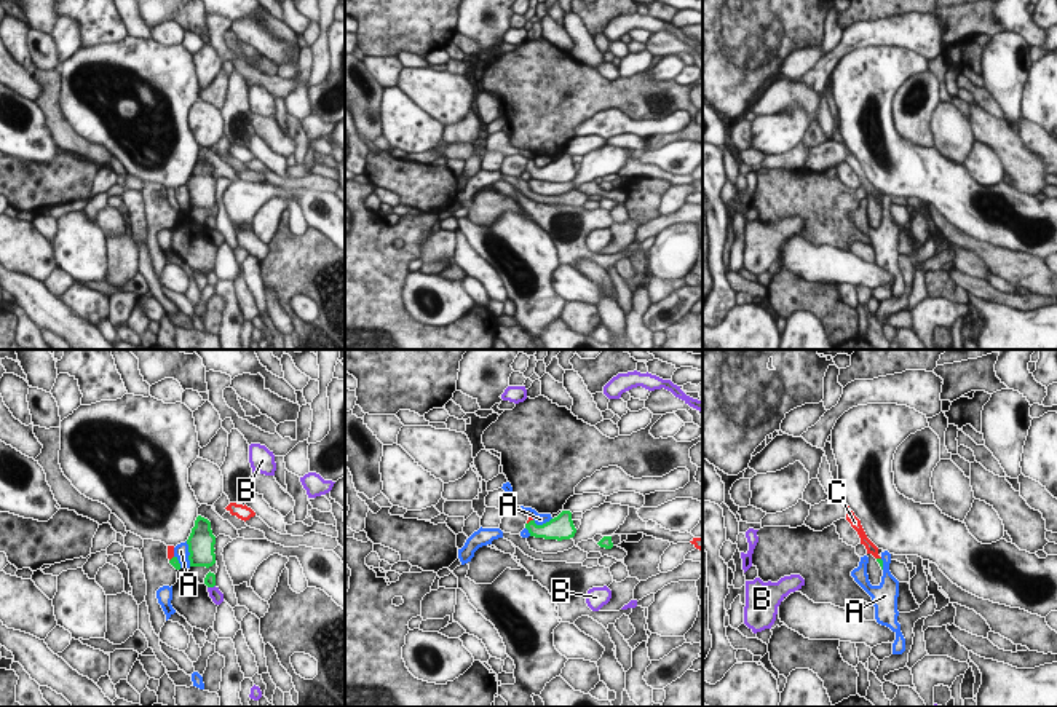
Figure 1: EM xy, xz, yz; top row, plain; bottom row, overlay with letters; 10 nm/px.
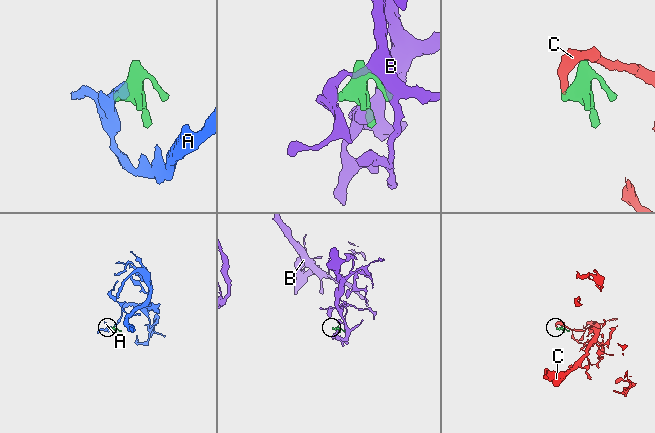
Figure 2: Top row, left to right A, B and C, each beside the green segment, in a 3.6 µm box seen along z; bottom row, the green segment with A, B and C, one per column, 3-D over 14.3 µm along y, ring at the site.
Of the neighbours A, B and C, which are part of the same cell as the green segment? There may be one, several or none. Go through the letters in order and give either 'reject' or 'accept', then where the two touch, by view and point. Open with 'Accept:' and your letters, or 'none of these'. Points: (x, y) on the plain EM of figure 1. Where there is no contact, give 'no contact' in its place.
Accept: C
A: reject; contact xy (190, 197)
B: reject; contact xy (211, 229)
C: accept; contact xz (529, 165)

